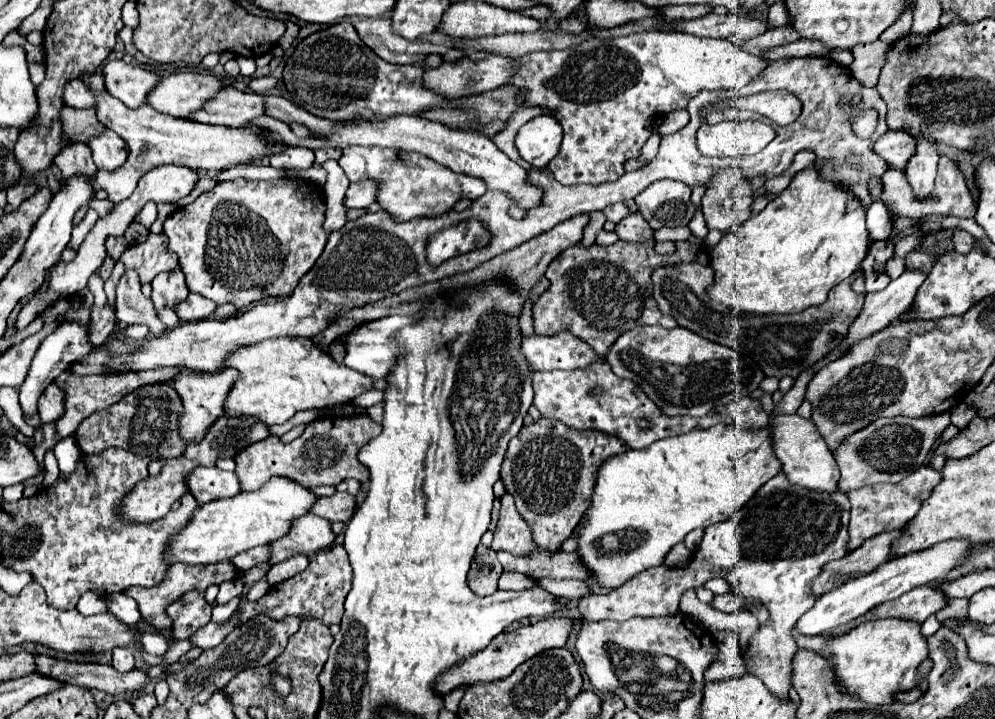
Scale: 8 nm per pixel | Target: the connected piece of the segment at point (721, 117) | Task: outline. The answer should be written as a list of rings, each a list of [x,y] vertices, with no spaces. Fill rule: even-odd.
[[[786,58],[786,60],[776,60],[774,64],[770,64],[770,68],[766,70],[764,76],[766,76],[764,80],[756,80],[754,84],[742,88],[742,96],[768,92],[768,90],[776,90],[776,88],[792,92],[802,102],[802,114],[798,116],[796,122],[792,122],[788,126],[778,126],[770,118],[766,118],[758,112],[740,112],[736,108],[730,108],[730,110],[724,110],[724,112],[712,112],[708,116],[708,124],[726,122],[726,120],[764,120],[766,124],[770,124],[776,130],[776,138],[768,144],[766,150],[762,150],[756,156],[744,158],[746,178],[752,180],[754,176],[760,176],[760,178],[768,180],[768,178],[774,178],[774,176],[782,176],[790,168],[790,164],[792,164],[792,160],[798,152],[810,150],[810,152],[816,154],[814,168],[824,180],[830,180],[832,184],[842,184],[842,188],[848,188],[864,208],[868,208],[872,202],[876,202],[876,198],[870,194],[868,182],[870,182],[870,178],[880,180],[880,176],[888,168],[888,164],[878,154],[874,154],[872,148],[870,148],[870,144],[874,144],[874,140],[878,140],[882,134],[888,132],[886,104],[880,98],[878,90],[858,84],[854,78],[850,78],[850,72],[842,66],[838,66],[832,58]],[[852,94],[862,94],[864,106],[876,108],[878,114],[880,114],[878,128],[876,128],[876,132],[870,140],[856,138],[850,130],[846,112],[842,112],[838,108],[838,104],[848,102],[852,98]]]

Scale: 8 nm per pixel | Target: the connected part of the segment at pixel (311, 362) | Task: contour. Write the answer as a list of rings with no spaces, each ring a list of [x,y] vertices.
[[[284,336],[238,348],[226,358],[224,366],[240,372],[240,378],[226,398],[224,410],[230,416],[258,416],[260,422],[268,426],[284,424],[300,410],[352,402],[374,386],[370,376],[362,376],[362,372],[352,372],[346,364],[338,364],[328,350],[314,344],[308,336]]]

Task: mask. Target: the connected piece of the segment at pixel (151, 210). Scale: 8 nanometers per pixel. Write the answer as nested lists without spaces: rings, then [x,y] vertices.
[[[146,204],[146,206],[142,208],[142,212],[134,218],[134,222],[140,222],[140,224],[146,226],[146,228],[150,228],[154,220],[156,220],[156,204]]]

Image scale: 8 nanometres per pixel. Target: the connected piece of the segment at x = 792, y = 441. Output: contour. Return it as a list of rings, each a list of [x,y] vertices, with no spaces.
[[[772,416],[770,418],[772,434],[774,434],[774,452],[782,462],[782,472],[786,474],[788,482],[810,488],[814,492],[836,492],[840,470],[834,460],[834,454],[824,444],[822,436],[818,434],[812,420],[800,416]]]

